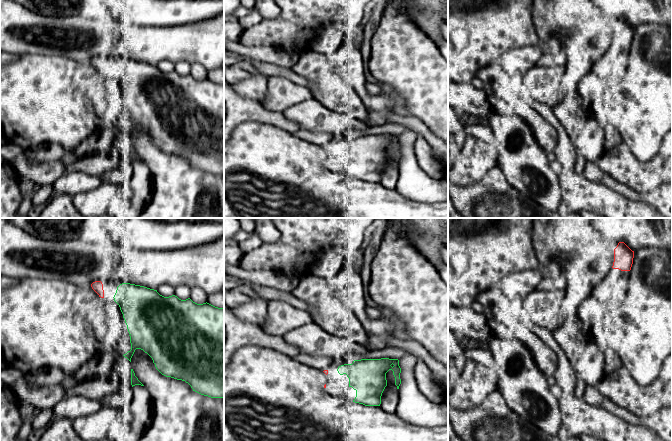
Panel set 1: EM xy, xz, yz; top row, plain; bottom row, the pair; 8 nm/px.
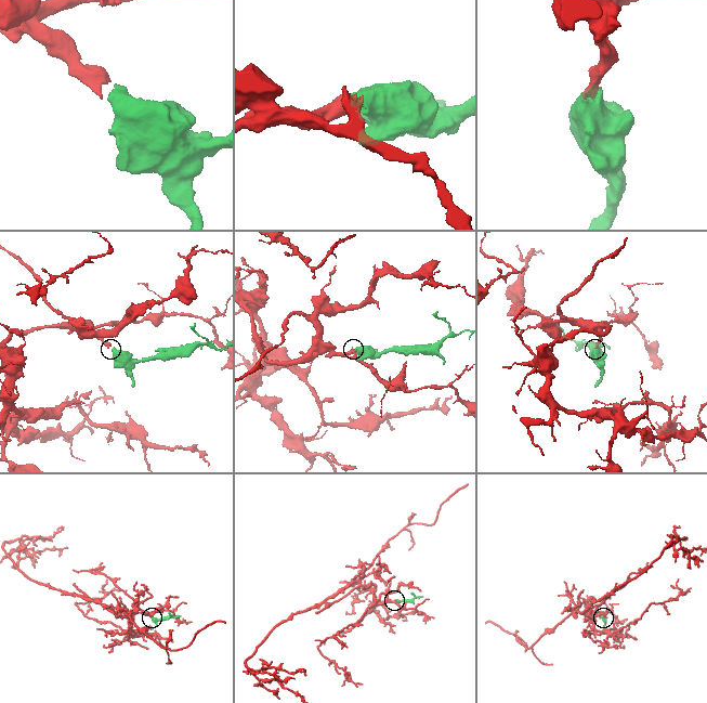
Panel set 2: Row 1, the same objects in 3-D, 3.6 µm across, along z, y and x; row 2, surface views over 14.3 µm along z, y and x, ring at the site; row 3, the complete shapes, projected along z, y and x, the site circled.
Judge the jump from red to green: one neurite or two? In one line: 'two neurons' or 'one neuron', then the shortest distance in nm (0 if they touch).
one neuron; 80 nm apart

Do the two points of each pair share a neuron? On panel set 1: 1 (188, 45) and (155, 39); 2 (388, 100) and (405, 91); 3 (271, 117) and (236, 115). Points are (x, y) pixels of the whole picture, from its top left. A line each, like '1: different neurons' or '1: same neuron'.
1: same neuron
2: different neurons
3: same neuron

